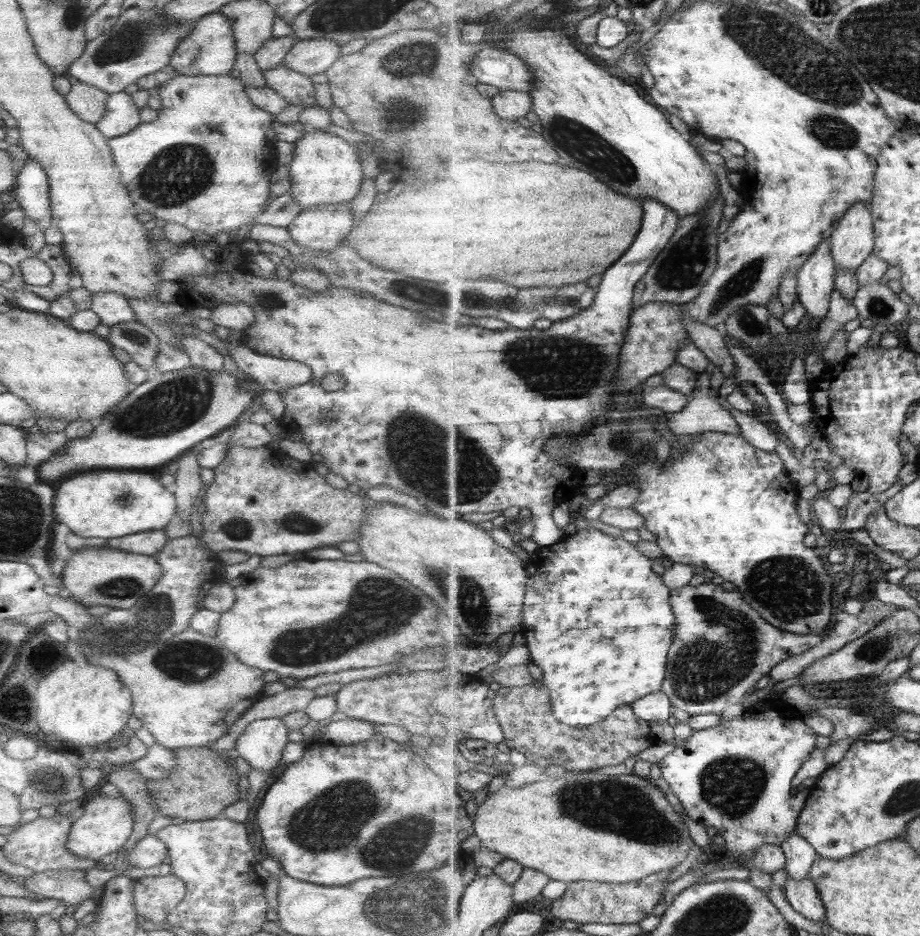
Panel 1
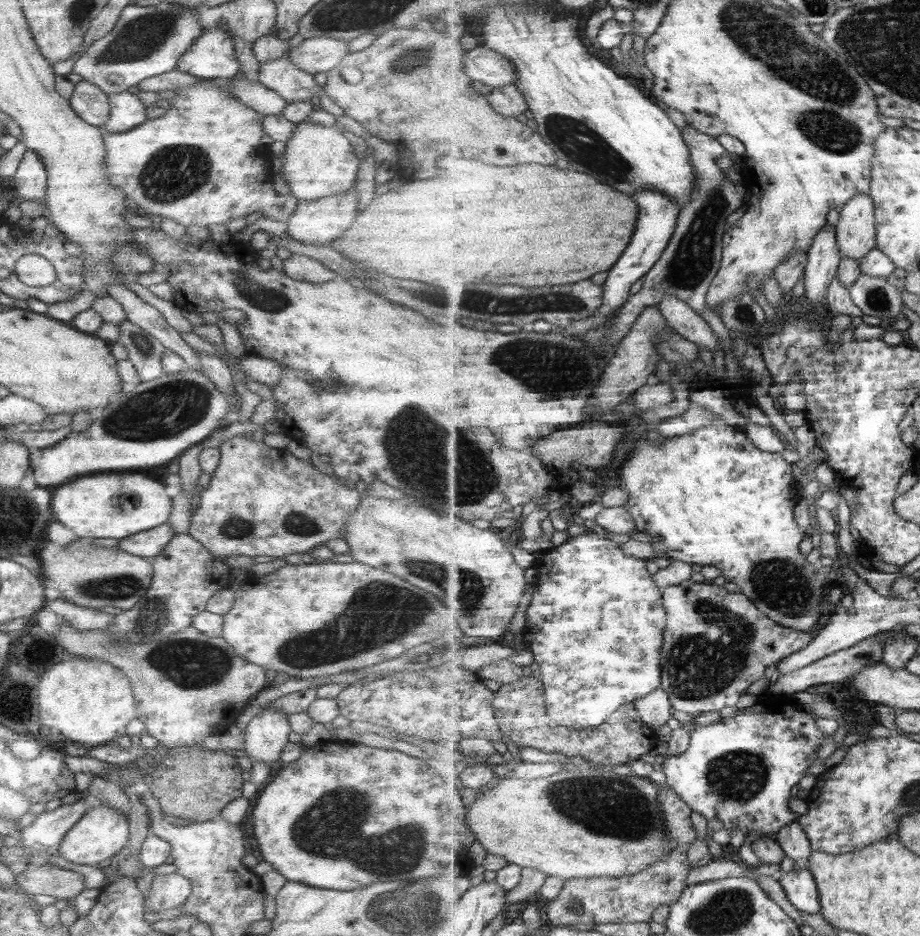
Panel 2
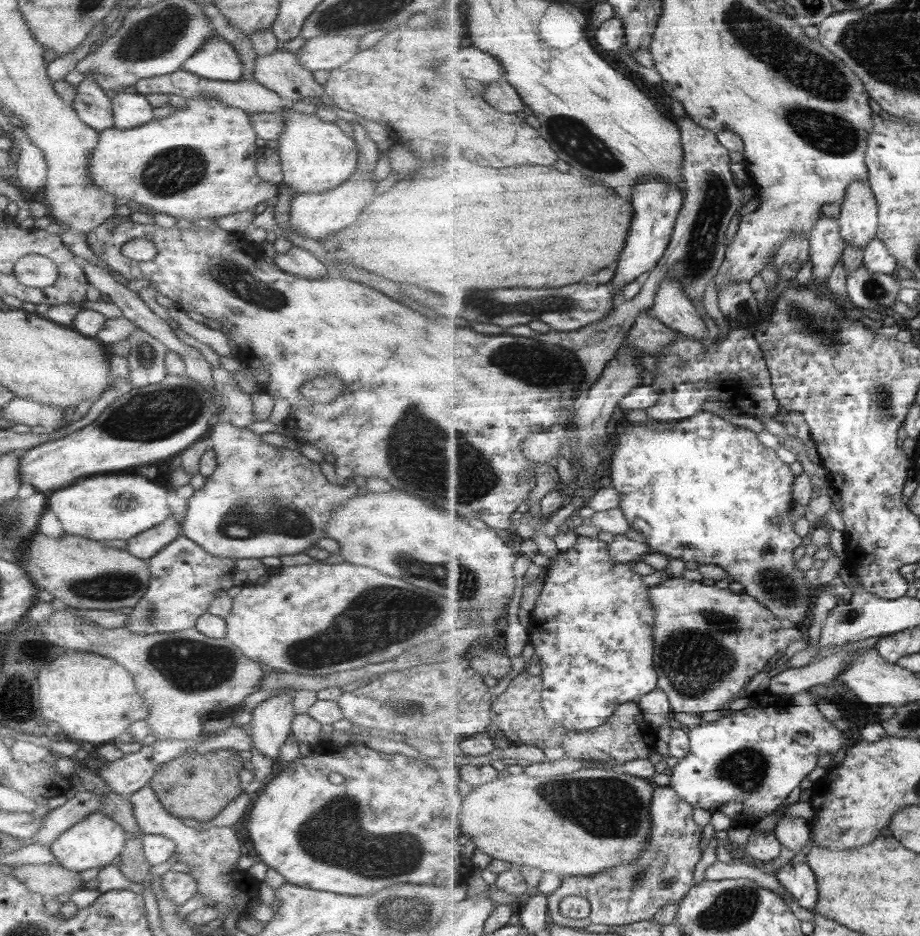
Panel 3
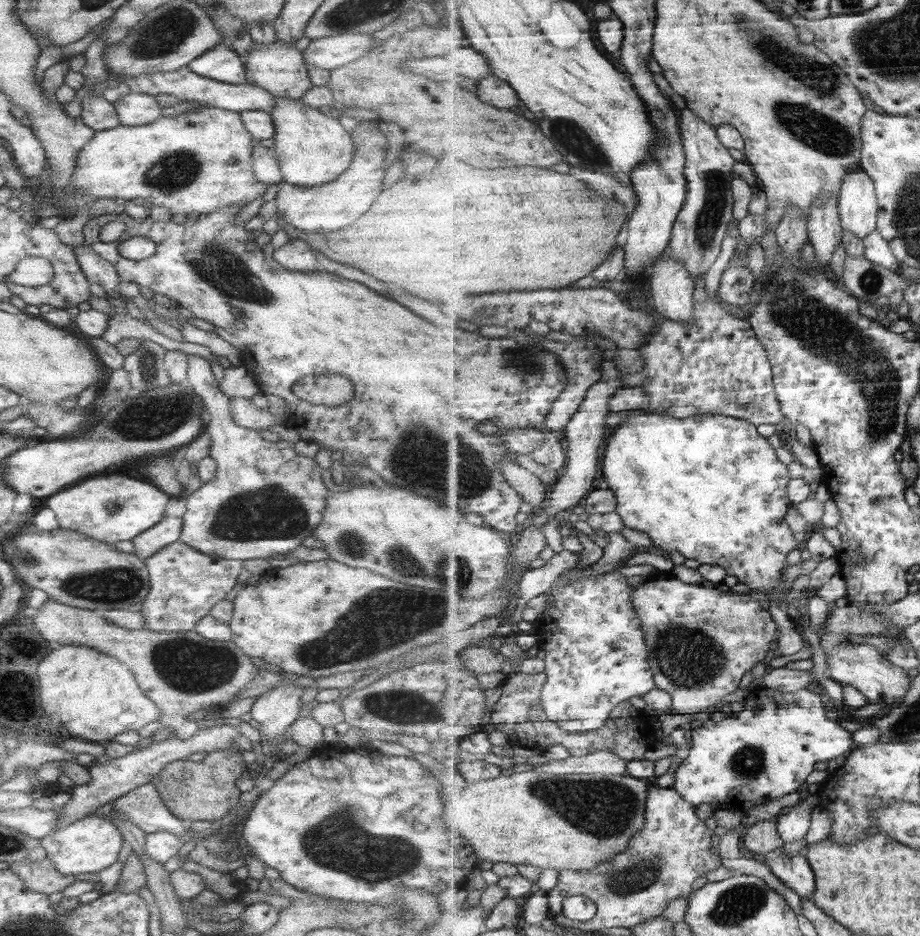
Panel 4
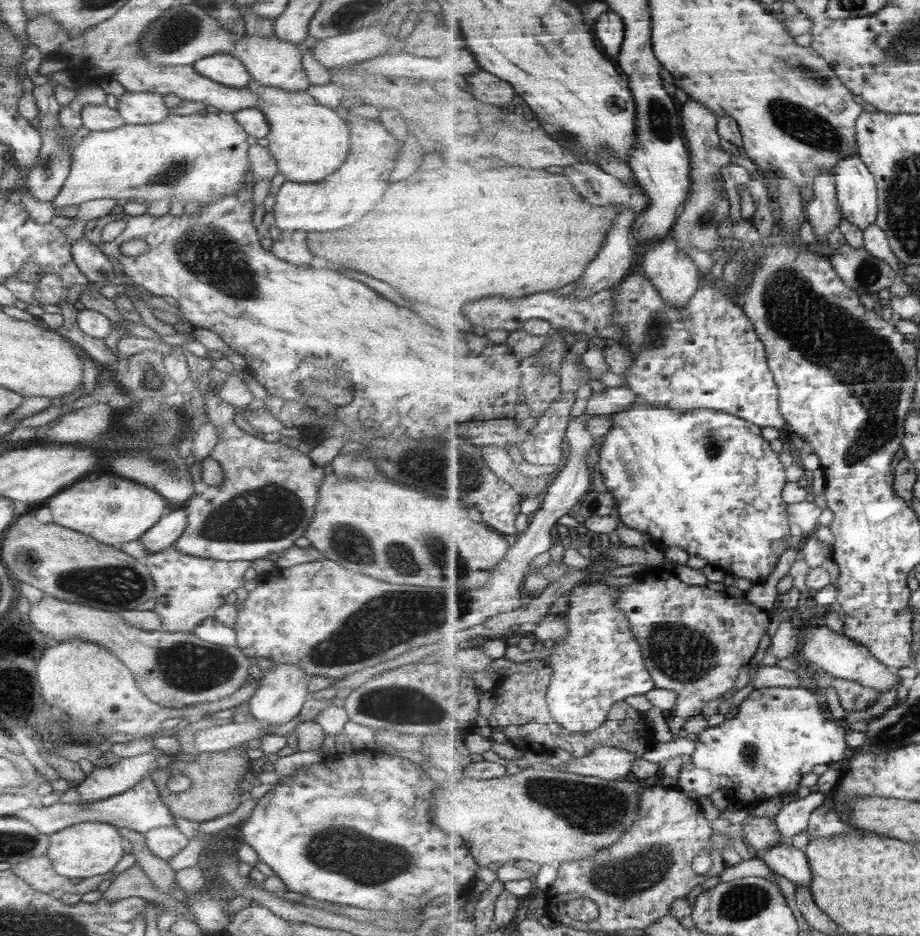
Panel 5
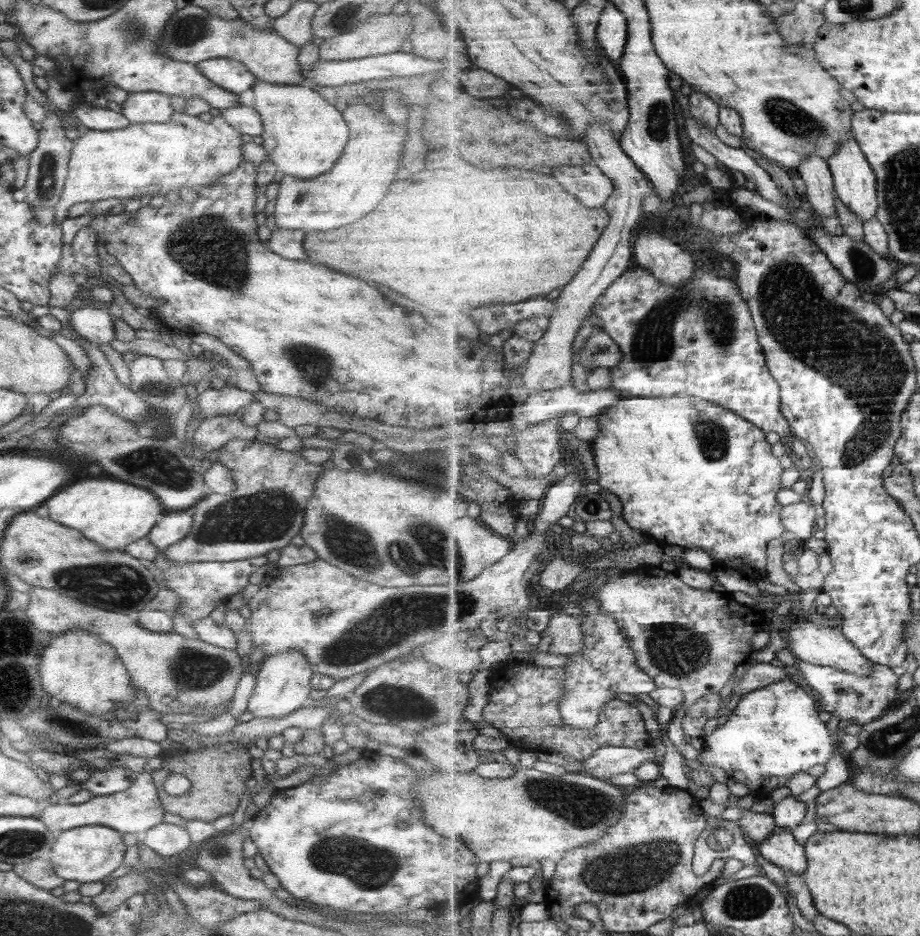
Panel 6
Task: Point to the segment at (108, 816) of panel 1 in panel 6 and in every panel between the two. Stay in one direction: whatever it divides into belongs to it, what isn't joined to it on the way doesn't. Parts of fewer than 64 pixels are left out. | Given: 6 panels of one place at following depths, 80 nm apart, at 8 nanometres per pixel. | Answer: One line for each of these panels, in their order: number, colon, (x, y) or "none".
2: (101, 831)
3: (95, 840)
4: (88, 845)
5: (86, 849)
6: (86, 854)

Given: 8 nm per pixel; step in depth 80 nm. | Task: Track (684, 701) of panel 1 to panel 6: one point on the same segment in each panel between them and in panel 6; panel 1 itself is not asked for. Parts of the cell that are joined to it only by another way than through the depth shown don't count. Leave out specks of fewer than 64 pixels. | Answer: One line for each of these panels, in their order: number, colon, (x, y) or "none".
2: (717, 643)
3: (710, 642)
4: (702, 641)
5: (696, 640)
6: (692, 640)

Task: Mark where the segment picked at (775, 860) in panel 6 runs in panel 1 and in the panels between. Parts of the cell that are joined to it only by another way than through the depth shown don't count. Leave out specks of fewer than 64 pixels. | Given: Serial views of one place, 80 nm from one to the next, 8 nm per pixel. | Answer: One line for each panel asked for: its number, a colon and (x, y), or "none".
1: (805, 897)
2: (802, 890)
3: (800, 881)
4: (796, 872)
5: (785, 860)

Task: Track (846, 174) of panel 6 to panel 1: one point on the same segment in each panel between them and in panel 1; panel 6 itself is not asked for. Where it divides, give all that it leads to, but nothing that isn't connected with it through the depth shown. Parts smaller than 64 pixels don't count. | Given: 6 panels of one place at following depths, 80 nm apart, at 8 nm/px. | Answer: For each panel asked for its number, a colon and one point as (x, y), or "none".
1: (853, 241)
2: (857, 226)
3: (859, 218)
4: (859, 207)
5: (857, 188)

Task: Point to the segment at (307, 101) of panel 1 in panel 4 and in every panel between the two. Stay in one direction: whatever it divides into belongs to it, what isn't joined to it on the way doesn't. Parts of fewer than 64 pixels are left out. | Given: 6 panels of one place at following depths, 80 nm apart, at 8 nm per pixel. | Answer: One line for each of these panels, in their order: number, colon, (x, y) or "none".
2: (279, 75)
3: (279, 71)
4: (278, 68)

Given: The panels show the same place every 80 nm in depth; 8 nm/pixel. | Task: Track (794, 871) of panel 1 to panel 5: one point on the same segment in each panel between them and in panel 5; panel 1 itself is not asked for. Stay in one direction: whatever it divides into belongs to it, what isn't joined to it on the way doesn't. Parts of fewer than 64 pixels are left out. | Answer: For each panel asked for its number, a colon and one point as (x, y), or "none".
2: (796, 844)
3: (794, 833)
4: (794, 823)
5: (794, 816)

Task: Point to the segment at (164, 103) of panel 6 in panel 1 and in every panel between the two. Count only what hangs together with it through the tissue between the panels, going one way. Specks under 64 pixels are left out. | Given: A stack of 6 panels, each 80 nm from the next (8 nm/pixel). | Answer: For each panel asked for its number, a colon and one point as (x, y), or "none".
1: (121, 115)
2: (125, 111)
3: (128, 110)
4: (132, 109)
5: (133, 107)

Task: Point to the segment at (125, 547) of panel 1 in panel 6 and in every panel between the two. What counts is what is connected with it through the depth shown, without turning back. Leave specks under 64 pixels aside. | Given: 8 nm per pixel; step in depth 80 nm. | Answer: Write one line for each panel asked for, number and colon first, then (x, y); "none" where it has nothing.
2: (146, 544)
3: (145, 544)
4: (167, 530)
5: (166, 530)
6: (171, 527)

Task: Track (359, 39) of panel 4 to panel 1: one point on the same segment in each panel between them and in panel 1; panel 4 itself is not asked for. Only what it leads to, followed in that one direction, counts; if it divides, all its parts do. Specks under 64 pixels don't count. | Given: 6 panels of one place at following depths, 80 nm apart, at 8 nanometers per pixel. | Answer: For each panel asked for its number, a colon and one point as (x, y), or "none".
1: (308, 57)
2: (318, 54)
3: (324, 52)

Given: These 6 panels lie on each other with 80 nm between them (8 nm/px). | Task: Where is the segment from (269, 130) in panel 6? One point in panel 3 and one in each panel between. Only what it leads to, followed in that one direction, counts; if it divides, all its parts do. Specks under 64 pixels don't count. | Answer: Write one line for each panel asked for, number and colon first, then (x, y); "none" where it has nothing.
3: (314, 156)
4: (311, 149)
5: (308, 142)

